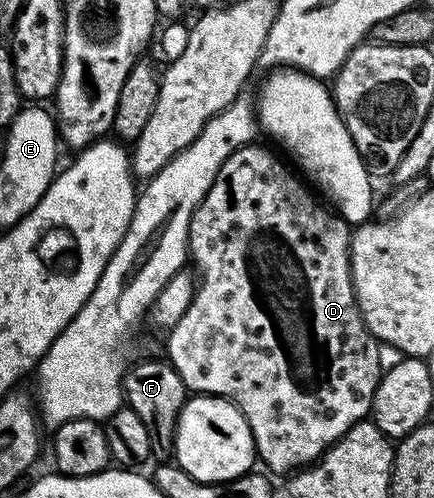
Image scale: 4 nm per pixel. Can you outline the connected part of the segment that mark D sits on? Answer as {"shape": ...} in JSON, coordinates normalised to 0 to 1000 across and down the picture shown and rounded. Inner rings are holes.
{"shape":[[[569,291],[544,299],[507,331],[493,367],[461,404],[438,446],[438,502],[433,506],[452,538],[452,582],[433,612],[431,627],[415,637],[380,675],[380,719],[415,749],[431,787],[447,793],[495,793],[502,801],[523,801],[548,819],[548,827],[571,845],[571,861],[585,880],[585,902],[601,936],[634,956],[657,956],[698,938],[712,938],[740,922],[742,912],[802,861],[836,847],[855,831],[862,815],[862,791],[885,751],[885,727],[871,715],[876,691],[853,663],[843,659],[839,637],[825,618],[816,566],[806,546],[806,474],[809,450],[758,414],[740,416],[724,402],[726,386],[712,373],[696,376],[698,361],[675,351],[613,295]]]}

